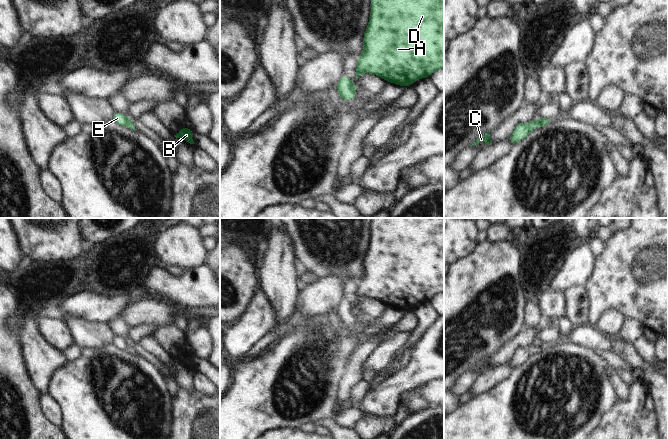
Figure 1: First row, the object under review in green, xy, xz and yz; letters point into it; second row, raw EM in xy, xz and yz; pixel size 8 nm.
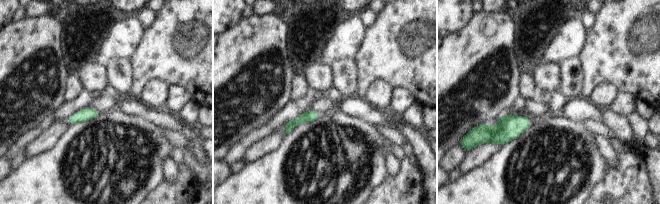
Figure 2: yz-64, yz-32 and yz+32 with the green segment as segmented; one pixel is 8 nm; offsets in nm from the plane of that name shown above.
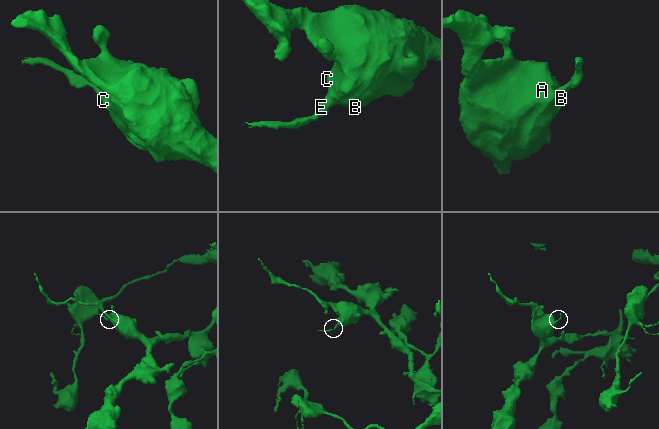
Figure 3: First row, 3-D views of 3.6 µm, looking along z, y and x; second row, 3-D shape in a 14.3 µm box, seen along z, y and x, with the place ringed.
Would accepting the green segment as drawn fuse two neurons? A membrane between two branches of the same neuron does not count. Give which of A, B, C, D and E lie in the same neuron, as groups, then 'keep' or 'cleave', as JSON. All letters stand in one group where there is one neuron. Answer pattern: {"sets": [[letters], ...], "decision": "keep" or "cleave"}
{"sets": [["A", "B", "C", "D"], ["E"]], "decision": "cleave"}

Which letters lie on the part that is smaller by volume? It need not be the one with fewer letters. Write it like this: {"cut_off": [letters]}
{"cut_off": ["E"]}

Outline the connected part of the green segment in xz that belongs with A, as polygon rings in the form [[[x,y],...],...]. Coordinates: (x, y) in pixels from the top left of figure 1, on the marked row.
[[[371,0],[363,47],[363,53],[357,58],[357,80],[362,73],[370,73],[406,87],[418,79],[429,78],[433,72],[444,68],[444,0]]]

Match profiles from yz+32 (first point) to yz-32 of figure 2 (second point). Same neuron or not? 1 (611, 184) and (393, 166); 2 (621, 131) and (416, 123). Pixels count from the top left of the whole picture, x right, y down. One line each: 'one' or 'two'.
1: two
2: two

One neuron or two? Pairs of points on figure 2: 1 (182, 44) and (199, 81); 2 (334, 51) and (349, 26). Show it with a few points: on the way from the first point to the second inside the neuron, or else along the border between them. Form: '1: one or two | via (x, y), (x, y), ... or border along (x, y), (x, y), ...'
1: one | via (191, 53), (199, 61), (199, 72)
2: one | via (340, 45), (348, 37), (349, 32)

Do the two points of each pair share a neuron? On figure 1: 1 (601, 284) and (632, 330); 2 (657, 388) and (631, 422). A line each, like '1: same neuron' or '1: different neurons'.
1: different neurons
2: different neurons

